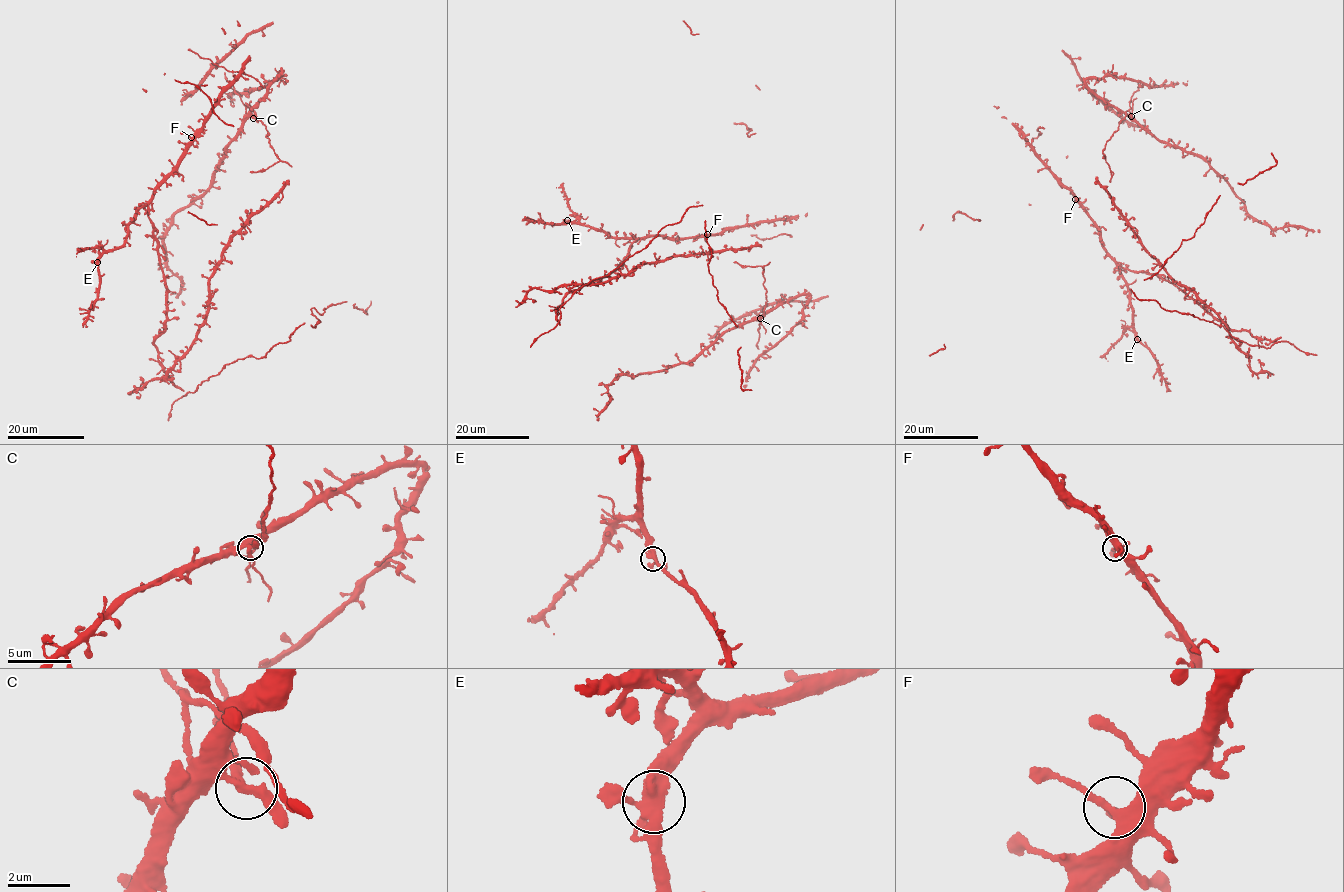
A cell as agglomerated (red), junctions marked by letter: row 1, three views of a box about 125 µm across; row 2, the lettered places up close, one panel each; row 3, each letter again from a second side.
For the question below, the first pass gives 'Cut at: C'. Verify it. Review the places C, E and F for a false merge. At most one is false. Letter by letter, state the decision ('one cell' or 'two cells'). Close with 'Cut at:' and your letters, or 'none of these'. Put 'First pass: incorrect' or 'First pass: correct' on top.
First pass: correct
C: two cells
E: one cell
F: one cell
Cut at: C

